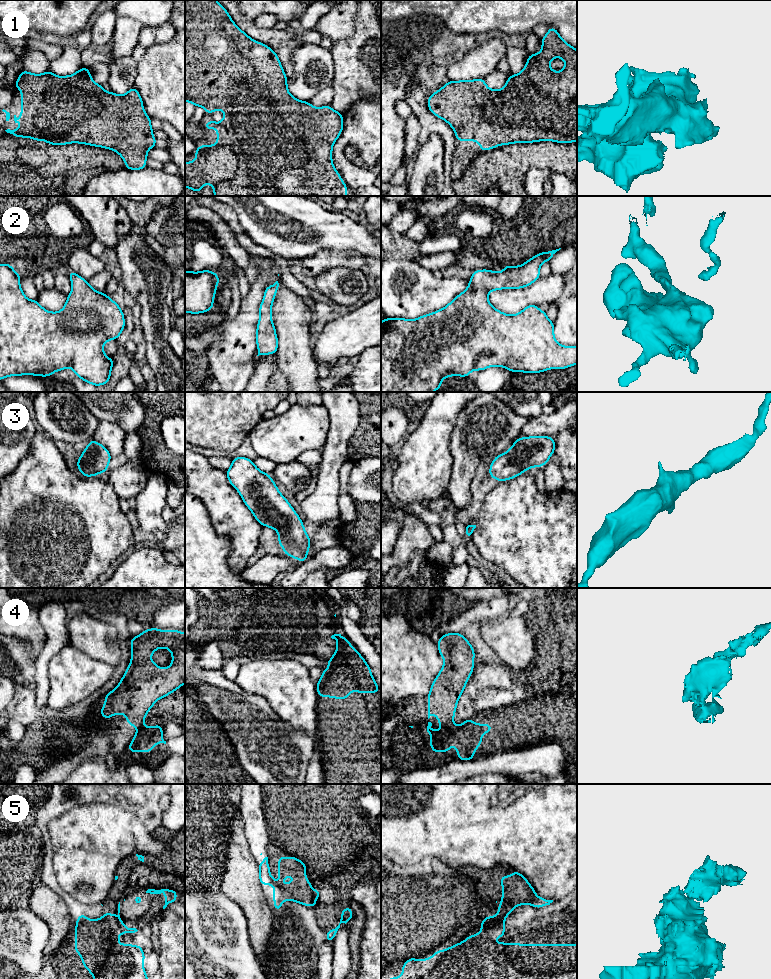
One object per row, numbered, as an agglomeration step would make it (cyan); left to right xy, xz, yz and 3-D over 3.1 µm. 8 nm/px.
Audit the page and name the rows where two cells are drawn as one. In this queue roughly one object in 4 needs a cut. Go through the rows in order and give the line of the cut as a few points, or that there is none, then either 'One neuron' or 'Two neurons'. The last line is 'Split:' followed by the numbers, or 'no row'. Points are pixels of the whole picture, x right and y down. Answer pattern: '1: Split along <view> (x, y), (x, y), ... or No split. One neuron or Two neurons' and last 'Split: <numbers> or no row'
1: No split. One neuron
2: No split. One neuron
3: No split. One neuron
4: Split along yz (453, 723), (444, 727). Two neurons
5: Split along yz (496, 916), (504, 918). Two neurons
Split: 4, 5

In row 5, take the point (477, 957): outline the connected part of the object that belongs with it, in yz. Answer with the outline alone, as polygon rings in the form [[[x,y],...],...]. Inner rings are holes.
[[[489,915],[481,922],[481,932],[470,935],[463,942],[455,944],[445,950],[437,950],[433,956],[419,961],[417,958],[409,958],[402,965],[402,976],[390,979],[577,979],[577,944],[518,944],[518,943],[495,943],[496,937],[505,935],[505,918]]]

